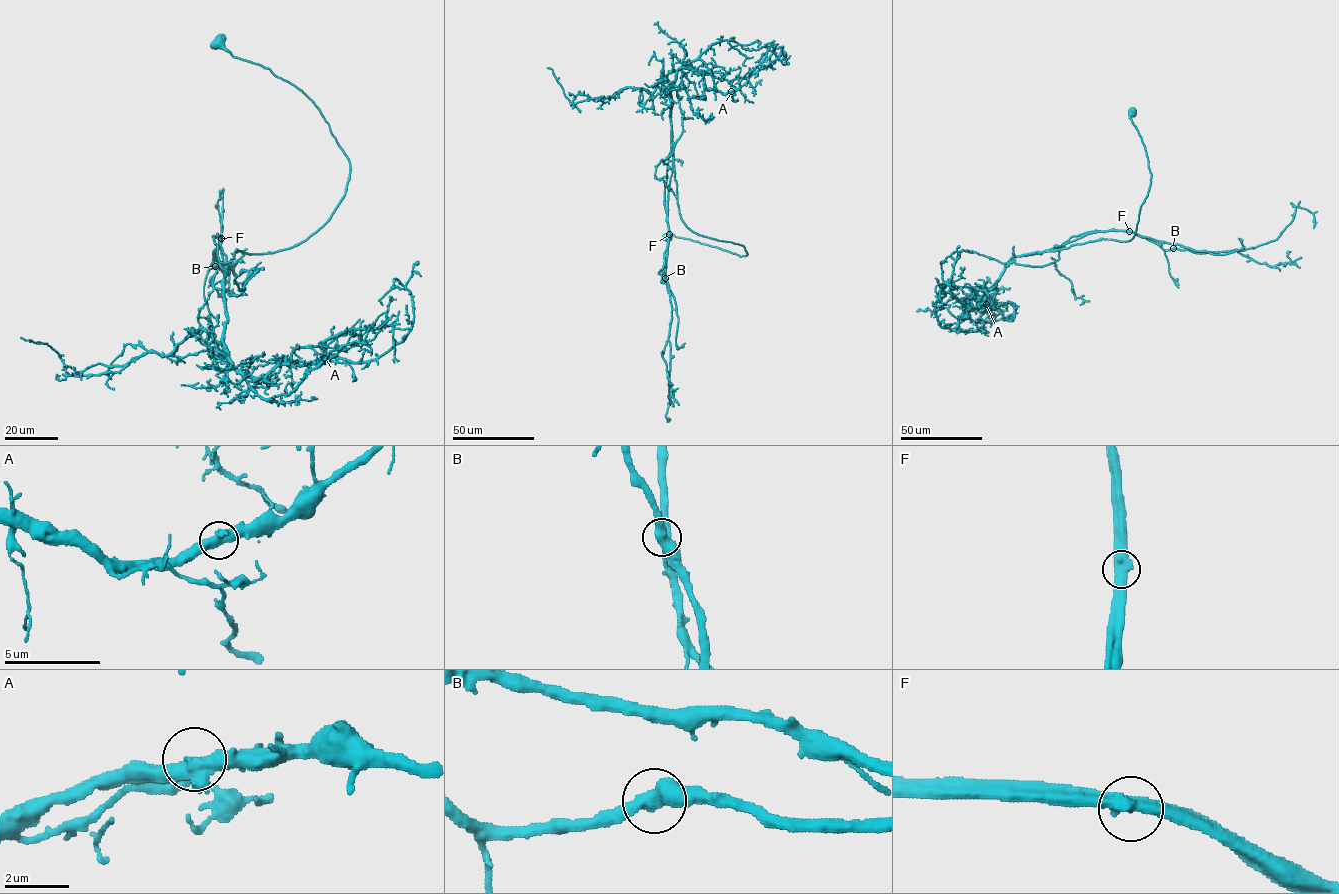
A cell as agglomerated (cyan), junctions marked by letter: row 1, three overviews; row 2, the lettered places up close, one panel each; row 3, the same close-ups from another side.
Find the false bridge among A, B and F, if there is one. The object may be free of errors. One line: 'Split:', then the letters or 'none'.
Split: F

